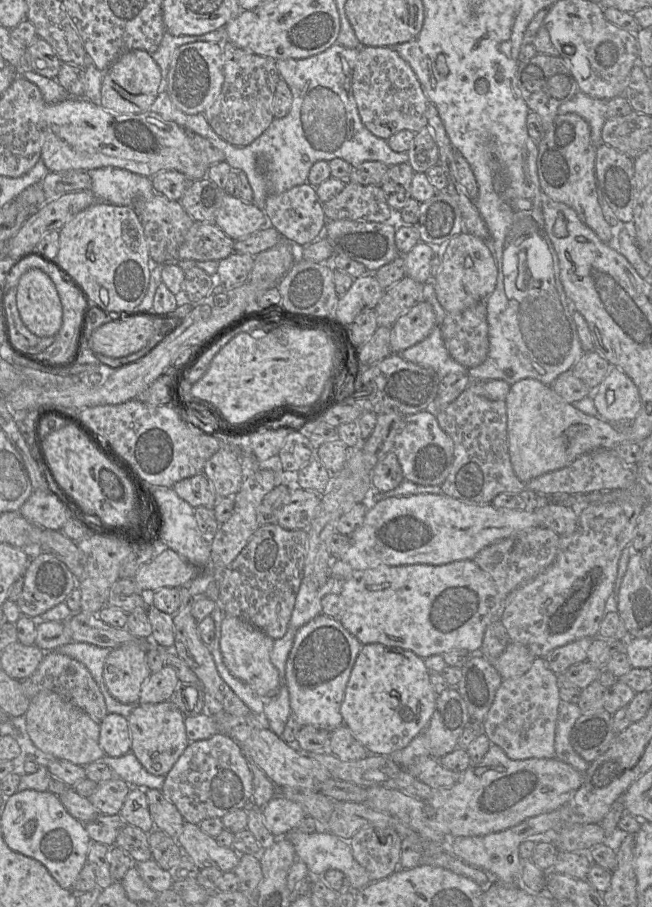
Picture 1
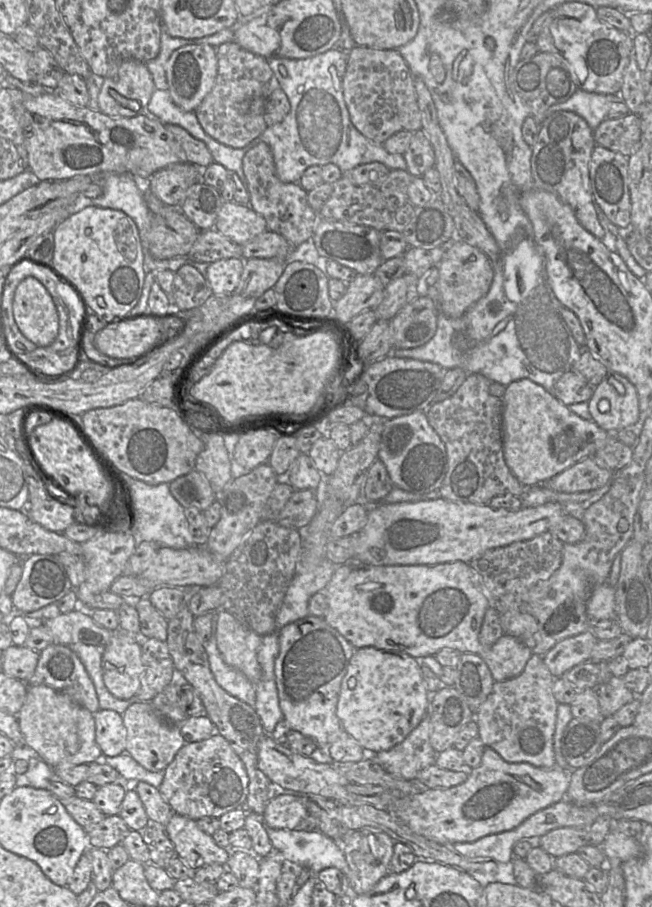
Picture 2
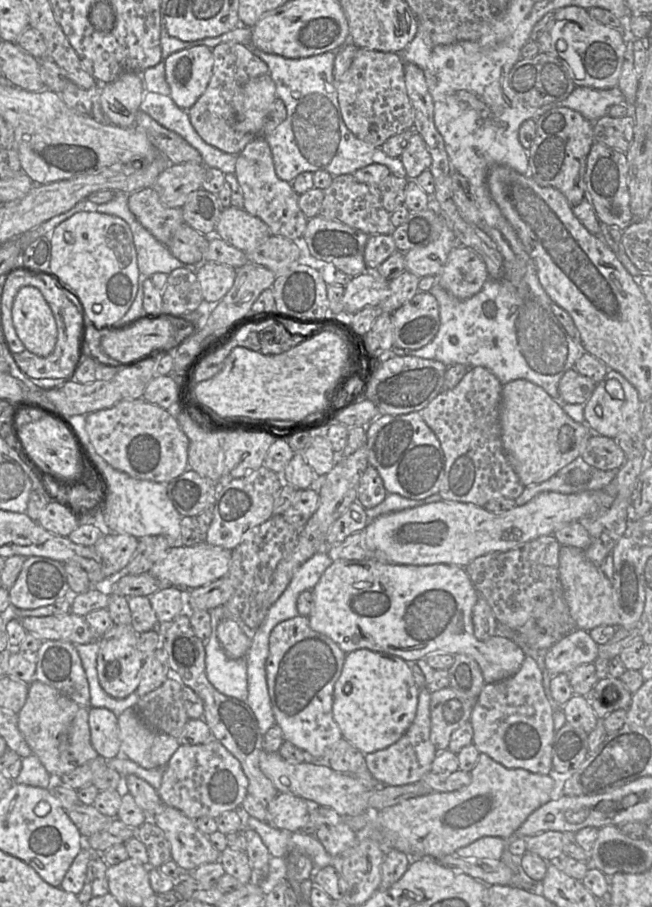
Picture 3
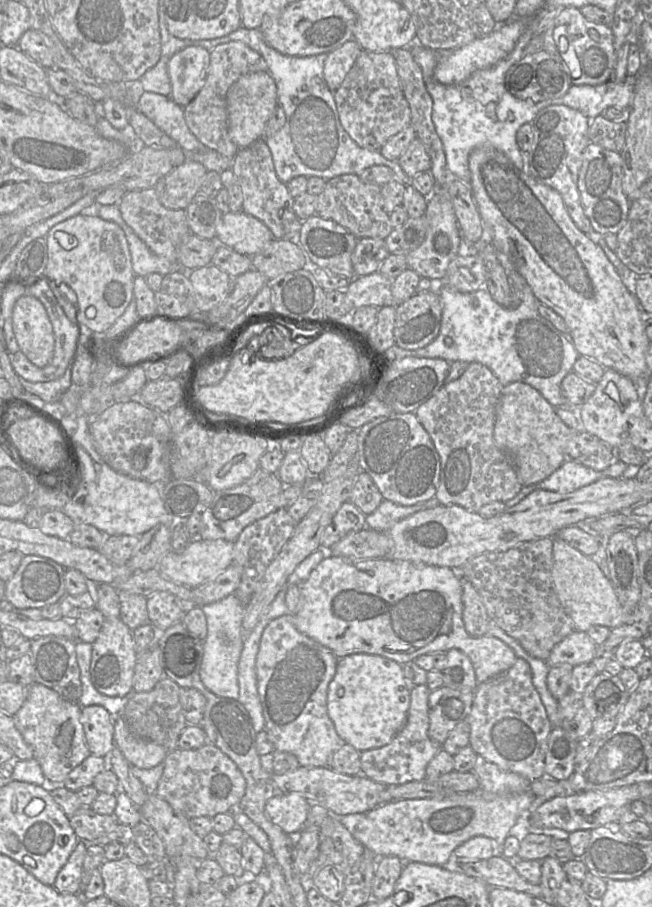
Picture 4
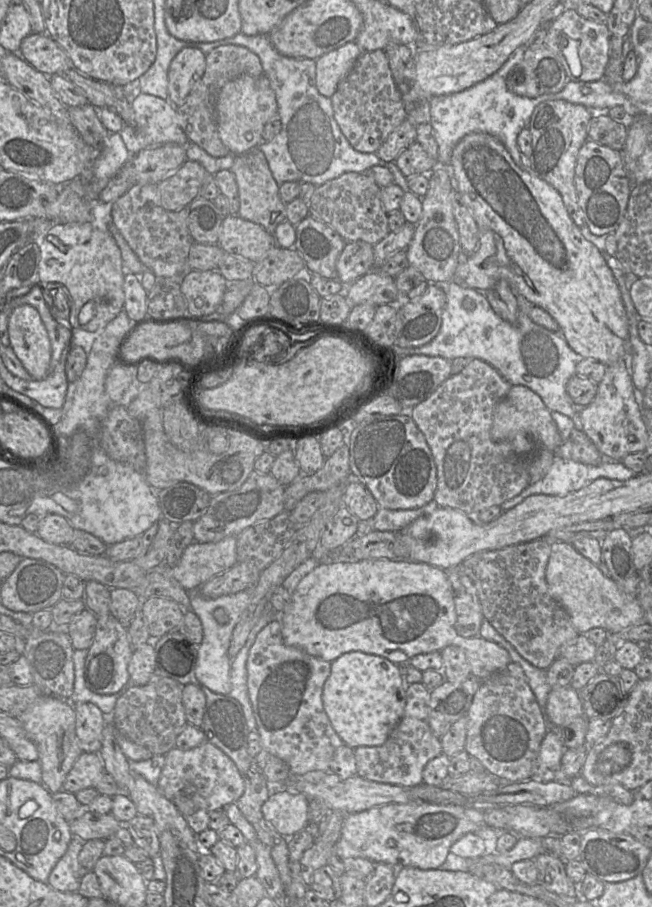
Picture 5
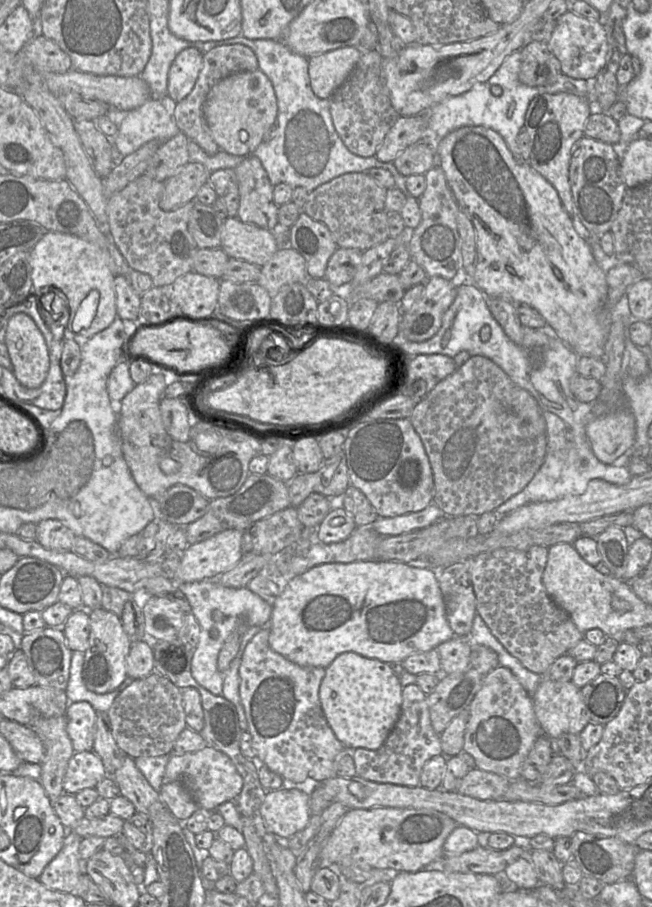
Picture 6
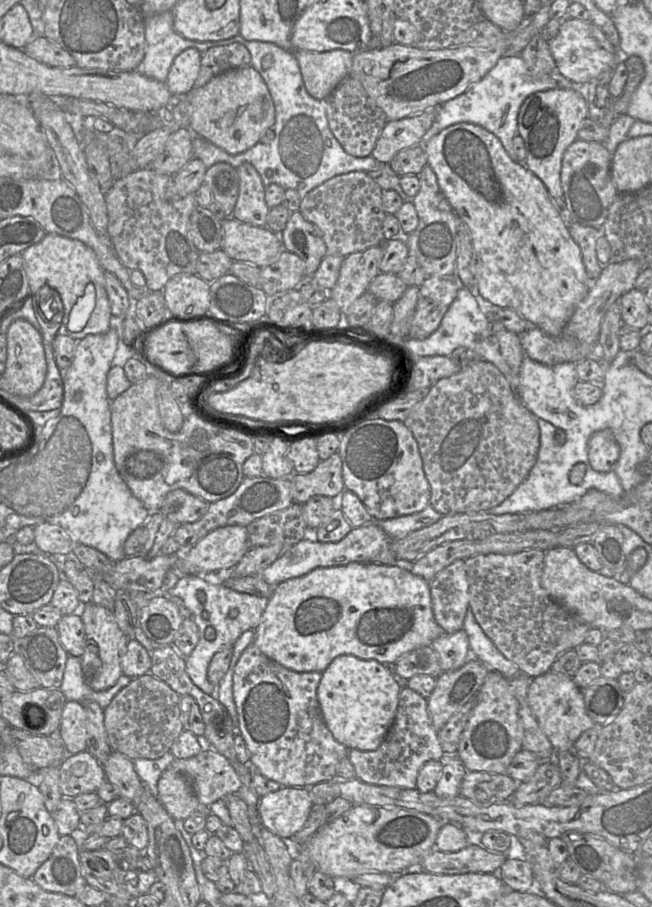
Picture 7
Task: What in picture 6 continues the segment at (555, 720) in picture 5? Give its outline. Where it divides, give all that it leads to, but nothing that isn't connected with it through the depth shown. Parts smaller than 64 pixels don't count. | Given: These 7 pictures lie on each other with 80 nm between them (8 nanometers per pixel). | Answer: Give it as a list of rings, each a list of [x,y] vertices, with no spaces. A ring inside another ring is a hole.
[[[543,677],[532,702],[541,733],[551,740],[566,733],[580,734],[590,723],[580,688],[571,681]]]

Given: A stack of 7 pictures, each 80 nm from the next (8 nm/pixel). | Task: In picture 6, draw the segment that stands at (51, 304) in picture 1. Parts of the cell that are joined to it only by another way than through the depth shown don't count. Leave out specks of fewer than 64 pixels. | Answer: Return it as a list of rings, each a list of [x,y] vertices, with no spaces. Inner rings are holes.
[[[16,313],[10,318],[6,346],[16,379],[26,388],[39,388],[48,375],[49,351],[43,334],[30,316]]]

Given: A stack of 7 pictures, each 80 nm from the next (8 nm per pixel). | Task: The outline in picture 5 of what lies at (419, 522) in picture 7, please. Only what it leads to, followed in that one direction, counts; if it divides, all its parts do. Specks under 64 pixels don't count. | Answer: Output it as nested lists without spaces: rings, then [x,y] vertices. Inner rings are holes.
[[[433,499],[422,507],[414,509],[379,508],[372,517],[372,529],[376,531],[401,531],[417,518],[432,513],[438,507],[440,506]]]

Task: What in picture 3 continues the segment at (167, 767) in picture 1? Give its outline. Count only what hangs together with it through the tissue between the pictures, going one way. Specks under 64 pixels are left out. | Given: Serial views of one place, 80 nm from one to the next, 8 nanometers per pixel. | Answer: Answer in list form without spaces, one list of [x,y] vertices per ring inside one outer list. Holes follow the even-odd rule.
[[[135,708],[118,717],[120,753],[144,769],[165,767],[181,745],[178,738],[148,727]]]

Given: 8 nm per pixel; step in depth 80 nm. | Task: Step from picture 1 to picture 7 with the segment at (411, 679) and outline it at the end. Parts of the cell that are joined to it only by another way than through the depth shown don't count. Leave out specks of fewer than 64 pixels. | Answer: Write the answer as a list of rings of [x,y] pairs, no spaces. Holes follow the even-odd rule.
[[[346,654],[336,657],[322,672],[317,700],[323,720],[336,741],[347,749],[374,751],[395,719],[400,690],[385,664]]]

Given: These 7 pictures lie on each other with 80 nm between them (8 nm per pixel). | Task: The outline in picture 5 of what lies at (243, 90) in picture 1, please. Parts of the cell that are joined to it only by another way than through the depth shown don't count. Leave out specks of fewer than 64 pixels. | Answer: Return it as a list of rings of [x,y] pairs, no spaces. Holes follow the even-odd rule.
[[[219,45],[206,54],[205,71],[188,94],[185,102],[176,108],[180,126],[189,142],[197,144],[213,157],[224,157],[230,153],[222,143],[216,120],[216,101],[221,88],[230,80],[240,75],[259,76],[263,68],[259,57],[249,48],[236,45]]]

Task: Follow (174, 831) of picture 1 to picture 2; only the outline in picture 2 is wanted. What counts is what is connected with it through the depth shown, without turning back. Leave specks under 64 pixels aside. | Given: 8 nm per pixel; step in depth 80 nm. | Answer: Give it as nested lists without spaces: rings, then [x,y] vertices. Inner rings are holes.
[[[133,782],[130,786],[135,789],[141,799],[149,822],[164,828],[175,812],[158,788],[146,782]]]

